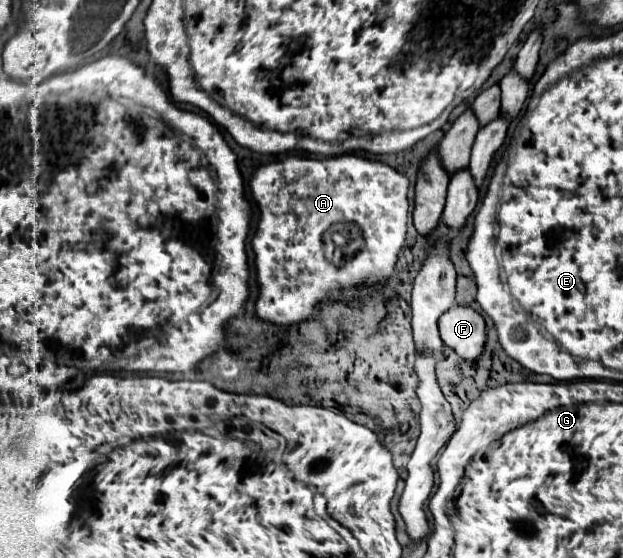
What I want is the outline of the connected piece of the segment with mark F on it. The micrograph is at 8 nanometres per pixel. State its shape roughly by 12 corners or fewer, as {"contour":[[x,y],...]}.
{"contour":[[454,306],[438,320],[442,342],[466,360],[482,352],[484,318]]}

